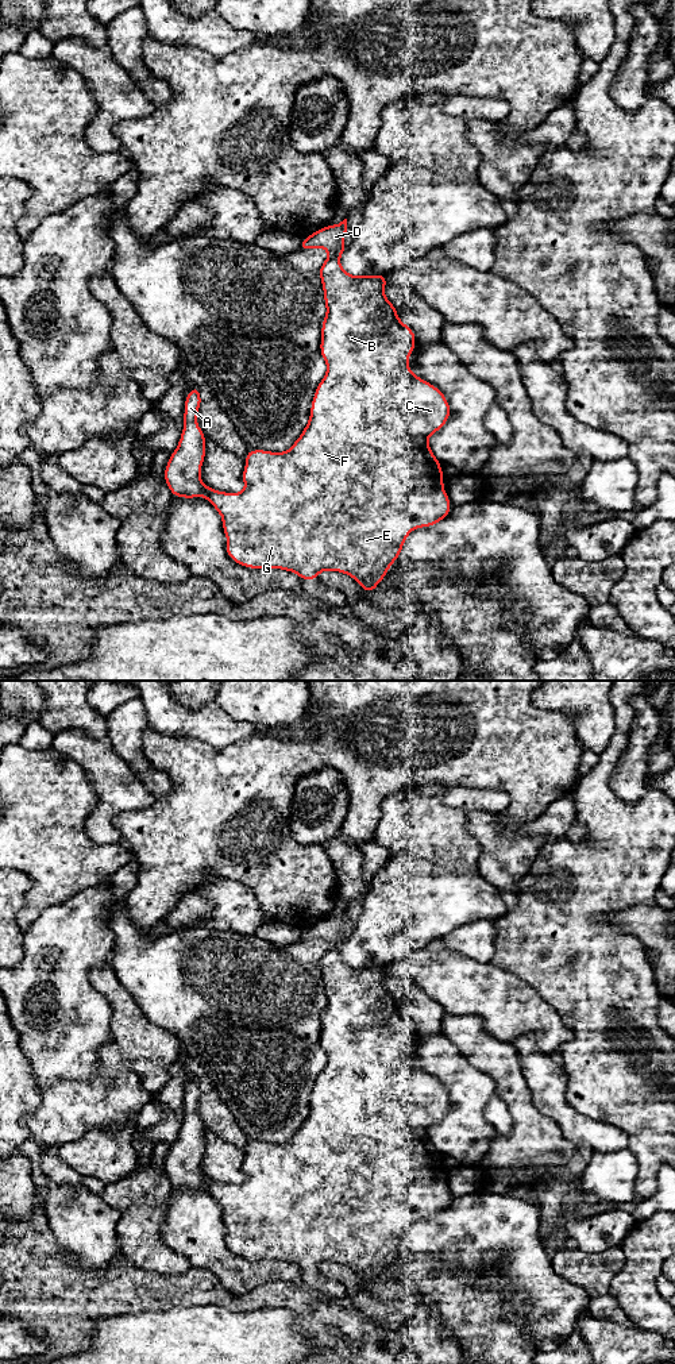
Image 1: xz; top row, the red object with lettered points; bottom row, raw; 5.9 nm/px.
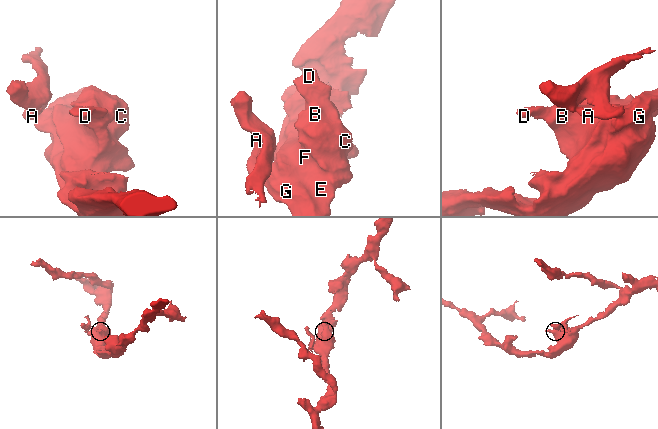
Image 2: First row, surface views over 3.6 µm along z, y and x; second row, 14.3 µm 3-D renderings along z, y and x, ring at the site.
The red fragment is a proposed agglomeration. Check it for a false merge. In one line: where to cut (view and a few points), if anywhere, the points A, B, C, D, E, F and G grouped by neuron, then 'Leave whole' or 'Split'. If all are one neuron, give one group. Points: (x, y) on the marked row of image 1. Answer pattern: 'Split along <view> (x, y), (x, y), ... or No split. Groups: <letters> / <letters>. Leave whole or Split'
Split along xz (205, 486), (203, 496). Groups: A / B C D E F G. Split

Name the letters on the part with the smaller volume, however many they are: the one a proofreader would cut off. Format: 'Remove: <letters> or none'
Remove: A

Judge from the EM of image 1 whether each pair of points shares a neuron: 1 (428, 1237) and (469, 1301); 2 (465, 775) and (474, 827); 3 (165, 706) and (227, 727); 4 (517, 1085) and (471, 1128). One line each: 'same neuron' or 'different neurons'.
1: different neurons
2: different neurons
3: same neuron
4: different neurons

